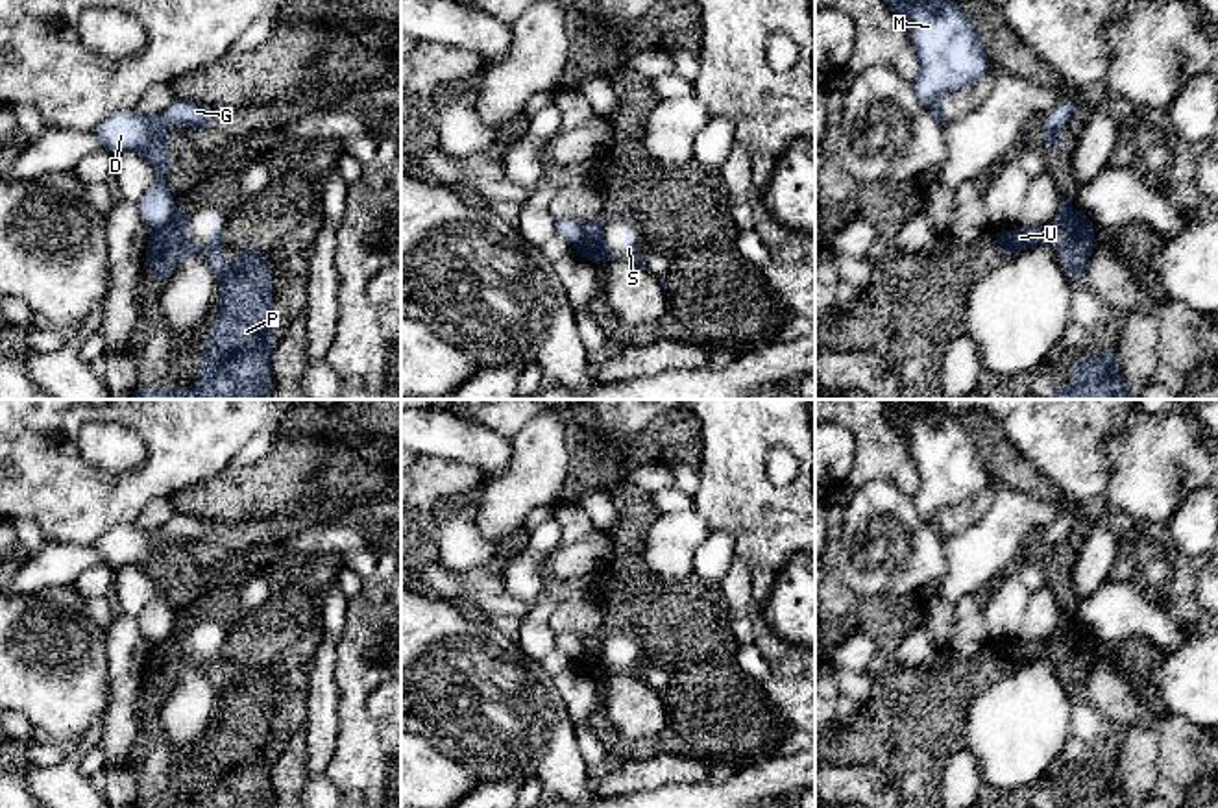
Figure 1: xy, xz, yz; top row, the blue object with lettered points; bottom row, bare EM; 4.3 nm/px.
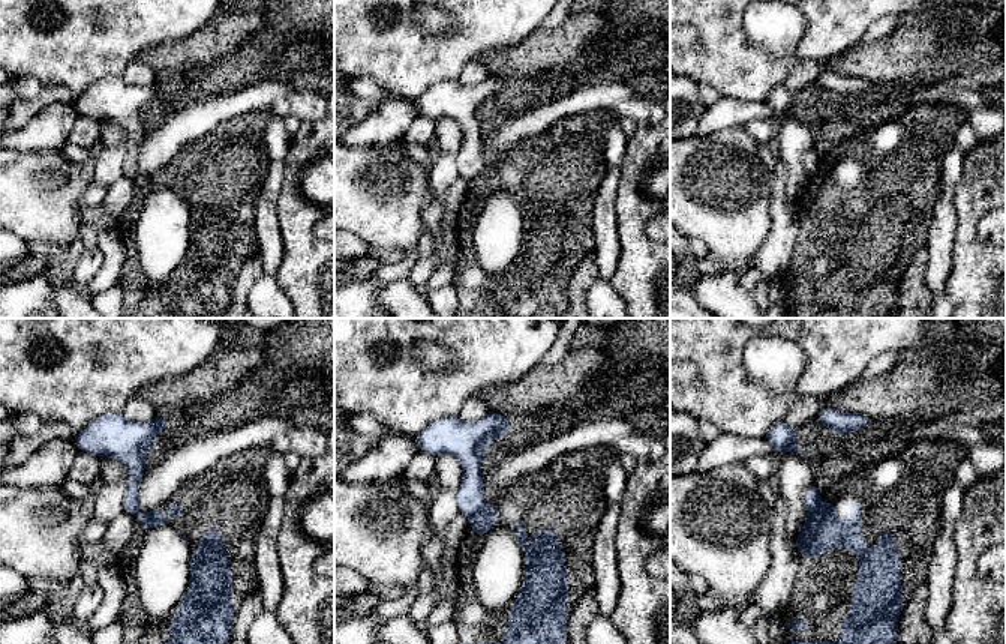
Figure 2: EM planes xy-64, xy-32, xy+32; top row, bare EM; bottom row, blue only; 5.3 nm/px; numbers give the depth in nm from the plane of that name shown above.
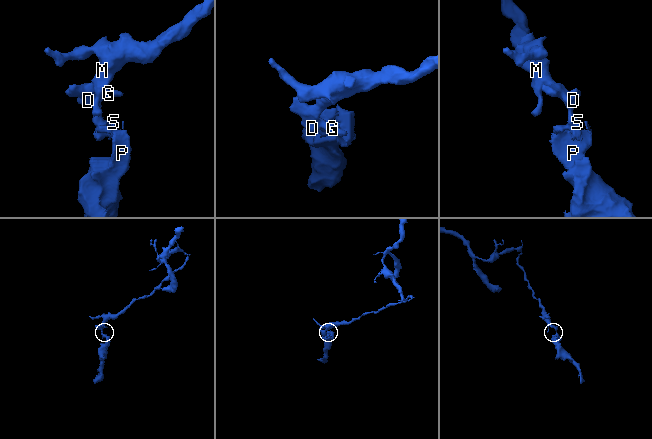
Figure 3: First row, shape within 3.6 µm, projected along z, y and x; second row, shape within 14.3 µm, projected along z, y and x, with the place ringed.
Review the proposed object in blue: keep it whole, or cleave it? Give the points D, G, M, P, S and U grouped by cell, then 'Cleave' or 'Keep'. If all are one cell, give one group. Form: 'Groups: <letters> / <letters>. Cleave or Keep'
Groups: D G M / P S U. Cleave

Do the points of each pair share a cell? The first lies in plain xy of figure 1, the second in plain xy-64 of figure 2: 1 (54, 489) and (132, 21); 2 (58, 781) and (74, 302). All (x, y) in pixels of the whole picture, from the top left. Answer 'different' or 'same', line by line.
1: same
2: same

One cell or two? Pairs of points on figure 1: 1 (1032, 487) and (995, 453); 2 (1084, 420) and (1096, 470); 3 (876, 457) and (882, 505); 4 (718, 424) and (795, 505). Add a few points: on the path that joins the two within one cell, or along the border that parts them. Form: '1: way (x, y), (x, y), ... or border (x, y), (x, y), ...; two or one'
1: way (1023, 477), (1004, 463); one
2: way (1084, 433), (1084, 457); one
3: border (854, 487), (889, 481), (912, 496); two
4: way (734, 448), (734, 461), (771, 498); one

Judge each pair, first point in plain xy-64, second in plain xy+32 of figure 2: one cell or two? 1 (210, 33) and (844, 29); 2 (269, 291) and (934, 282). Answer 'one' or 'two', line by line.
1: two
2: two

